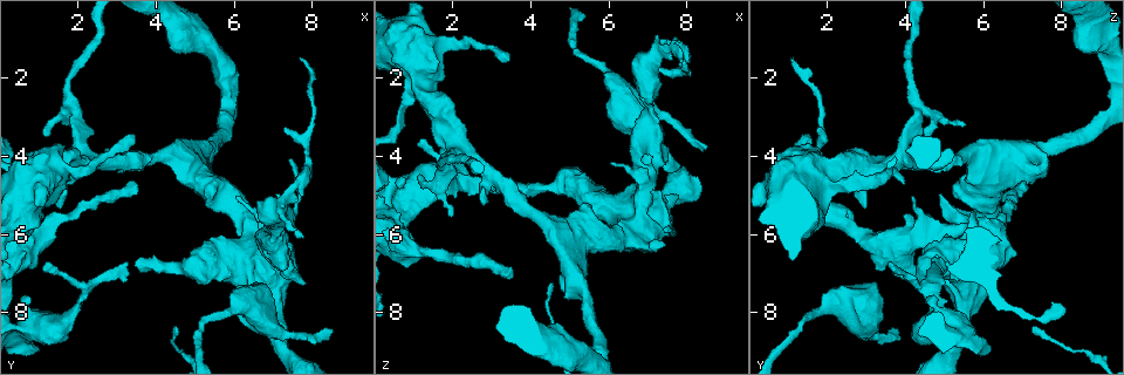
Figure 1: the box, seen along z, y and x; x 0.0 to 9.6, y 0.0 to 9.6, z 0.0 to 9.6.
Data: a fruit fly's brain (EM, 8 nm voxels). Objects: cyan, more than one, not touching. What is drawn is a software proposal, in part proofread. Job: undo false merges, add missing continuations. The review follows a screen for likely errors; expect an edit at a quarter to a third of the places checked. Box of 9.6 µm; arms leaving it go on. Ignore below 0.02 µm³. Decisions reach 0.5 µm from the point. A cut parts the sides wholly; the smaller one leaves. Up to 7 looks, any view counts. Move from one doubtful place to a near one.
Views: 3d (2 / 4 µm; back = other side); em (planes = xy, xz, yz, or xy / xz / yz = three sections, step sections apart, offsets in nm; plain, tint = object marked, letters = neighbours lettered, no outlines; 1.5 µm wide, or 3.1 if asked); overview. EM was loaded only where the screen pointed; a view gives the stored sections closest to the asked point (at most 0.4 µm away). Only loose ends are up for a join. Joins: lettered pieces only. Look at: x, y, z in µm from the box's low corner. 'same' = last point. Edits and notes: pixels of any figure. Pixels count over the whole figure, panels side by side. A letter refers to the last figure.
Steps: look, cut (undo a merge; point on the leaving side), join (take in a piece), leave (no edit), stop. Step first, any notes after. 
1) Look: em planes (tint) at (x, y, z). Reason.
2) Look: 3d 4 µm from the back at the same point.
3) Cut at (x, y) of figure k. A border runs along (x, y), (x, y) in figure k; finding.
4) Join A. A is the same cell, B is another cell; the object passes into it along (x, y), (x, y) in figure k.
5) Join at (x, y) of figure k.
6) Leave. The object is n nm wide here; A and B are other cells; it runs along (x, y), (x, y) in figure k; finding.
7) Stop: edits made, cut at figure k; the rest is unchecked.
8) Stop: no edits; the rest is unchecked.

Look: 3d 2 µm at (1.00, 8.90, 6.20). An open end.

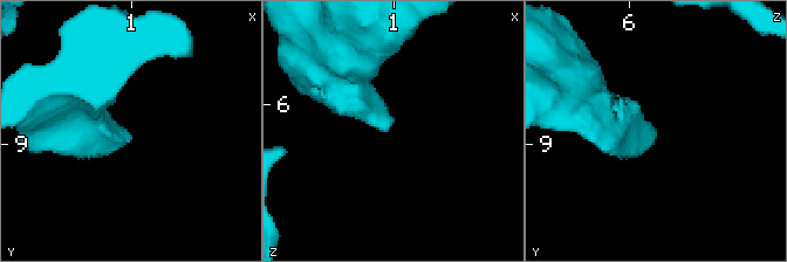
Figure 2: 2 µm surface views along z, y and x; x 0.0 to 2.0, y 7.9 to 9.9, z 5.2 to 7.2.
Look: em planes (letters) at (0.98, 8.88, 6.18). Shape alone is not enough.

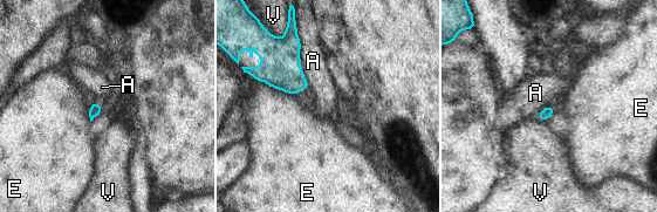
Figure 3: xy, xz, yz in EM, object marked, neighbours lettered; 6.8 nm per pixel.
Leave. The longest contact is with A, 400 nm; A, E and V are other cells; a border runs along (296, 31), (300, 67), (309, 87) in figure 3; none of them fits.

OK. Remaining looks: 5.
Look: em yz step 8 (letters) at (3.55, 4.85, 7.05). Long arm stops here.

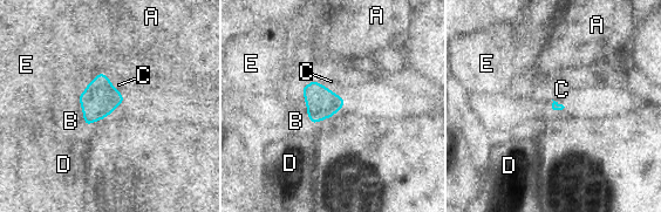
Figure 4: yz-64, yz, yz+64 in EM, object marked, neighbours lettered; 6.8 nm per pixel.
Look: em planes (letters) at the same point.

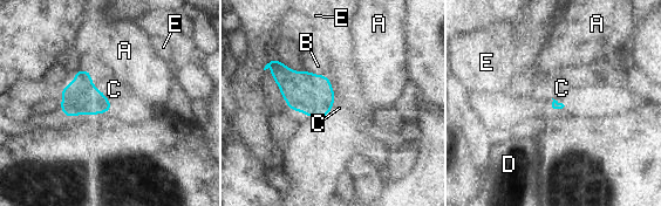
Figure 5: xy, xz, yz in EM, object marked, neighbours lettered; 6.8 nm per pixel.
Join C. The longest contact is with C, 260 nm; C is the same cell, A, B, D and E are other cells; the object passes into it along (81, 97), (96, 88), (114, 89) in figure 5; it goes on there.

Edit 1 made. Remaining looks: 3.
Look: overview. Redraw.

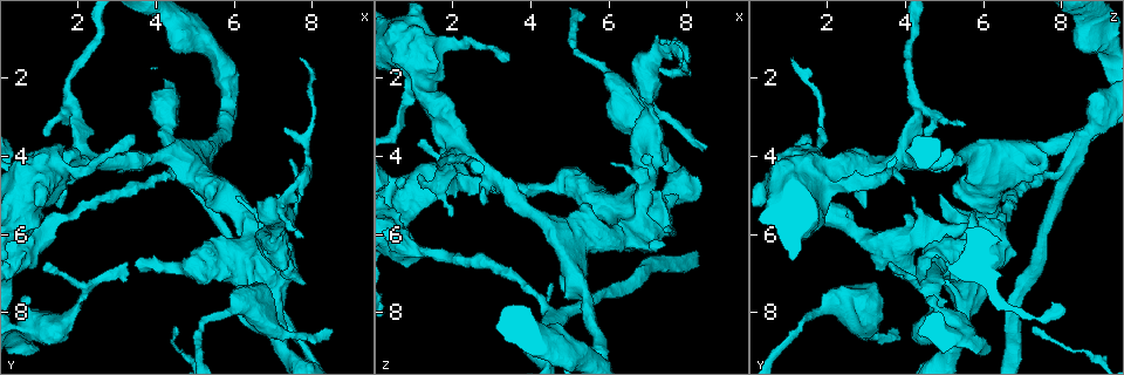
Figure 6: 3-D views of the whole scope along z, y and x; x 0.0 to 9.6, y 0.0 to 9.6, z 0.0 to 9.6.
Look: em planes (plain) at (8.50, 8.45, 3.80). Branch stops here.

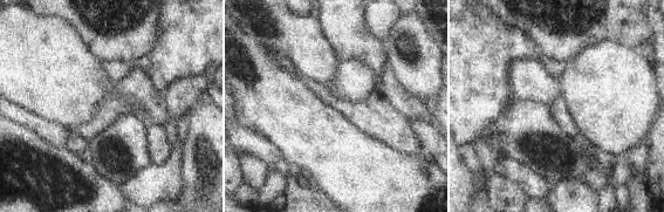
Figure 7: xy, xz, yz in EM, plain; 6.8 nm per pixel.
Look: em planes (letters) at the same point. What lies round it.

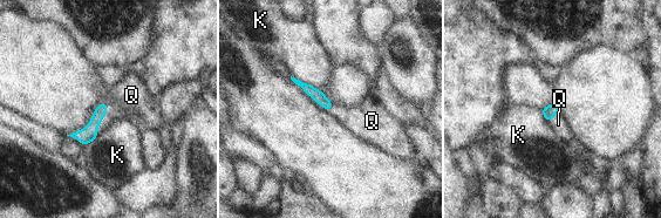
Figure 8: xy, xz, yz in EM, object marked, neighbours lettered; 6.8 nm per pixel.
Join Q. The longest contact is with Q, 240 nm; Q is the same cell, K is another cell; it goes on there.

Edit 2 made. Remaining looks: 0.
Stop: edits made, join at figure 5, join at figure 8; the rest is unchecked.

